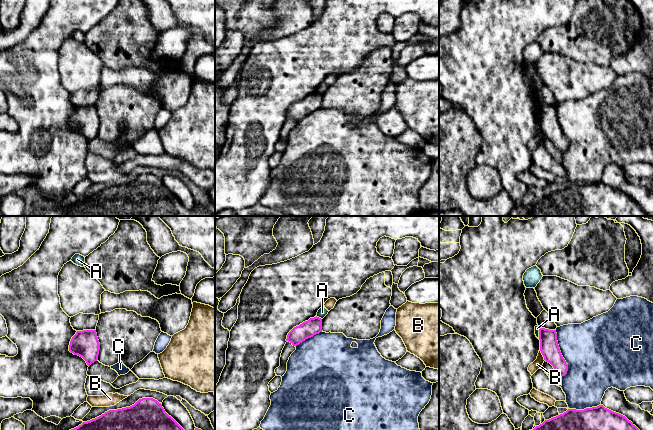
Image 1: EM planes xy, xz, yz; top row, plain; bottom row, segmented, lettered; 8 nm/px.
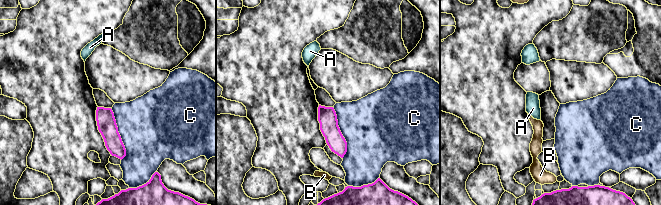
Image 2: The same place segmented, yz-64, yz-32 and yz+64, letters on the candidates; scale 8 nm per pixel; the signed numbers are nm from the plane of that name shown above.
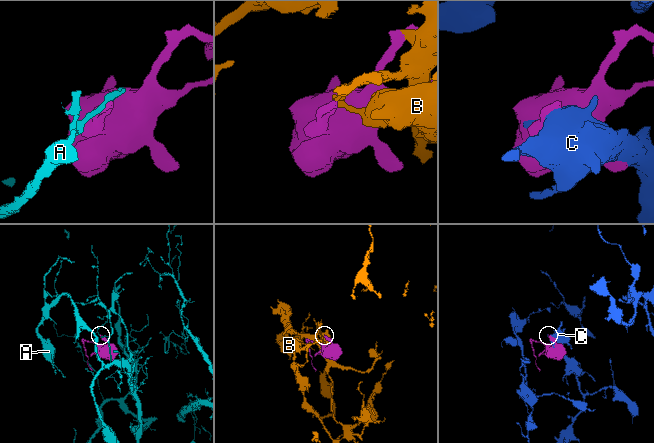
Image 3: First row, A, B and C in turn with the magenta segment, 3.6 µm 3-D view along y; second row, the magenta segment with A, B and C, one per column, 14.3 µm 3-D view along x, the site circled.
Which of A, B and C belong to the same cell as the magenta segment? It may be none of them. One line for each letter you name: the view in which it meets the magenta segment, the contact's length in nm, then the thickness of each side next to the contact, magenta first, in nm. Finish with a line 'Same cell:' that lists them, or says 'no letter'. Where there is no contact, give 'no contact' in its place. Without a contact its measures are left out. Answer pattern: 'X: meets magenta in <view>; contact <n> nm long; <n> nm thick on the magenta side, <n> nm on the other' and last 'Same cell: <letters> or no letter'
Same cell: no letter

